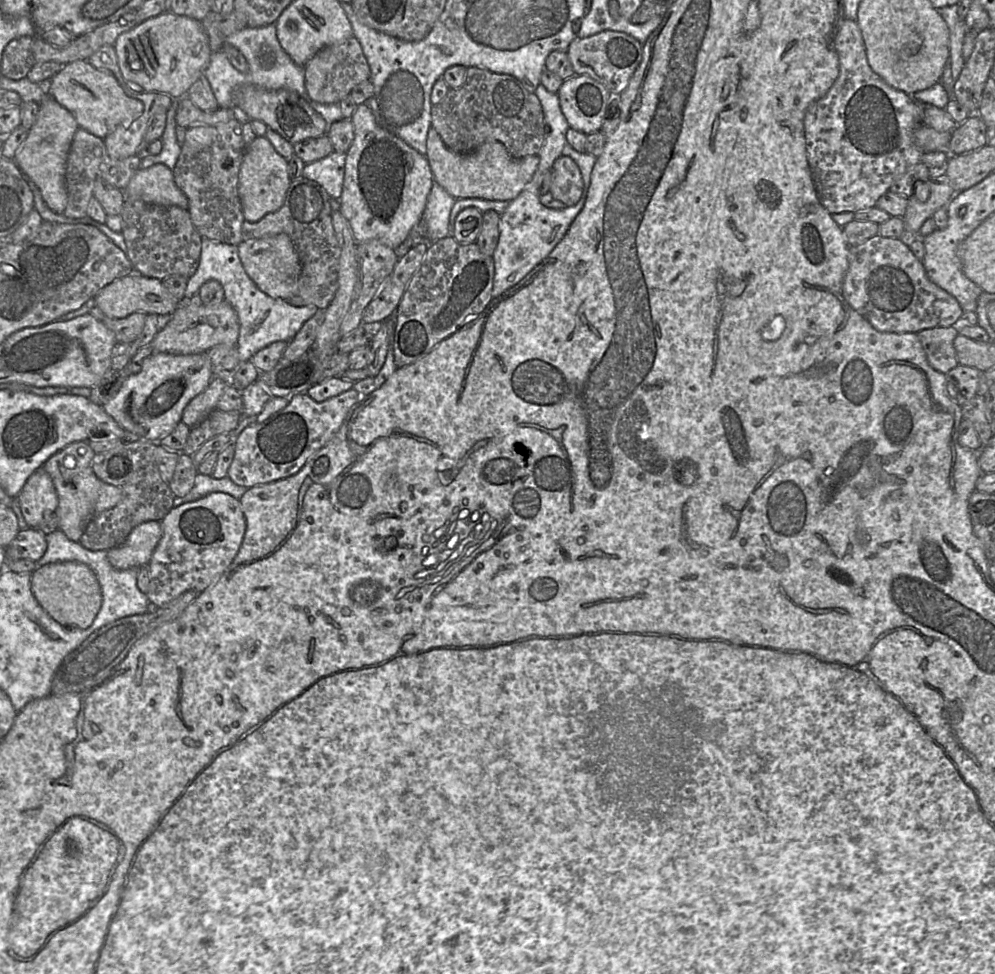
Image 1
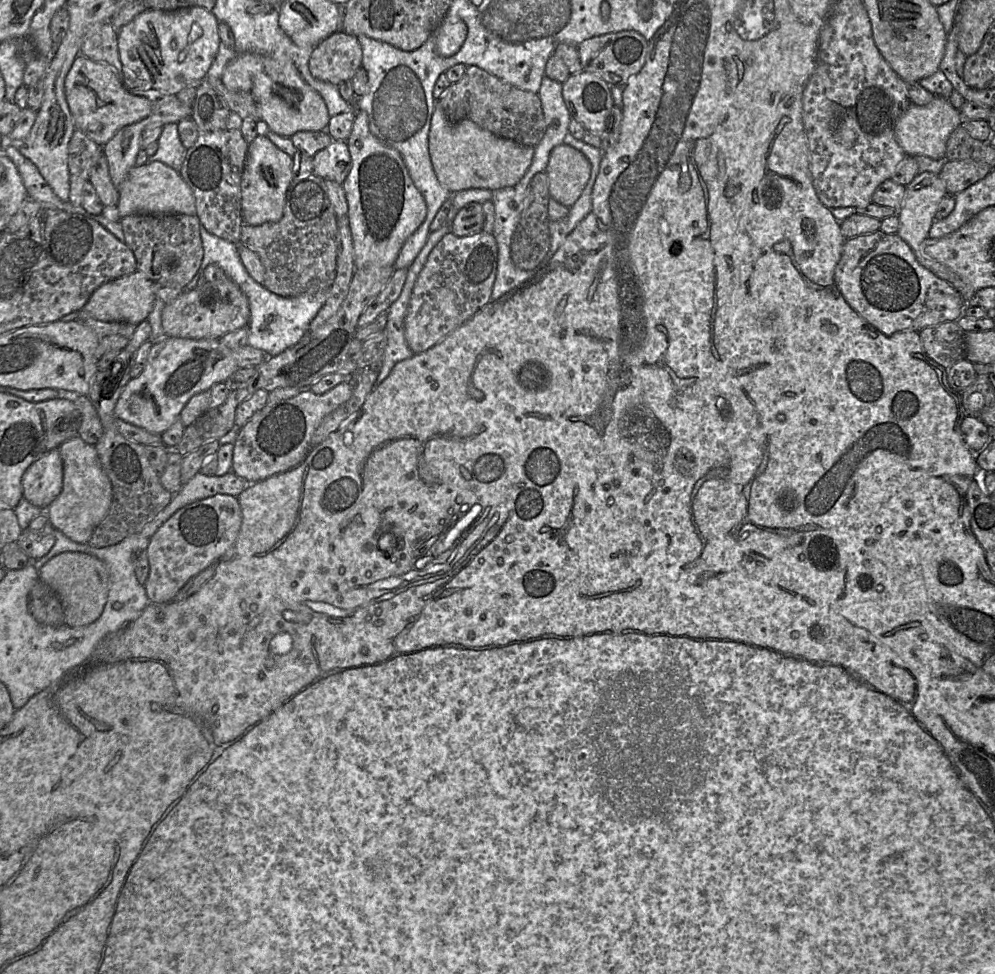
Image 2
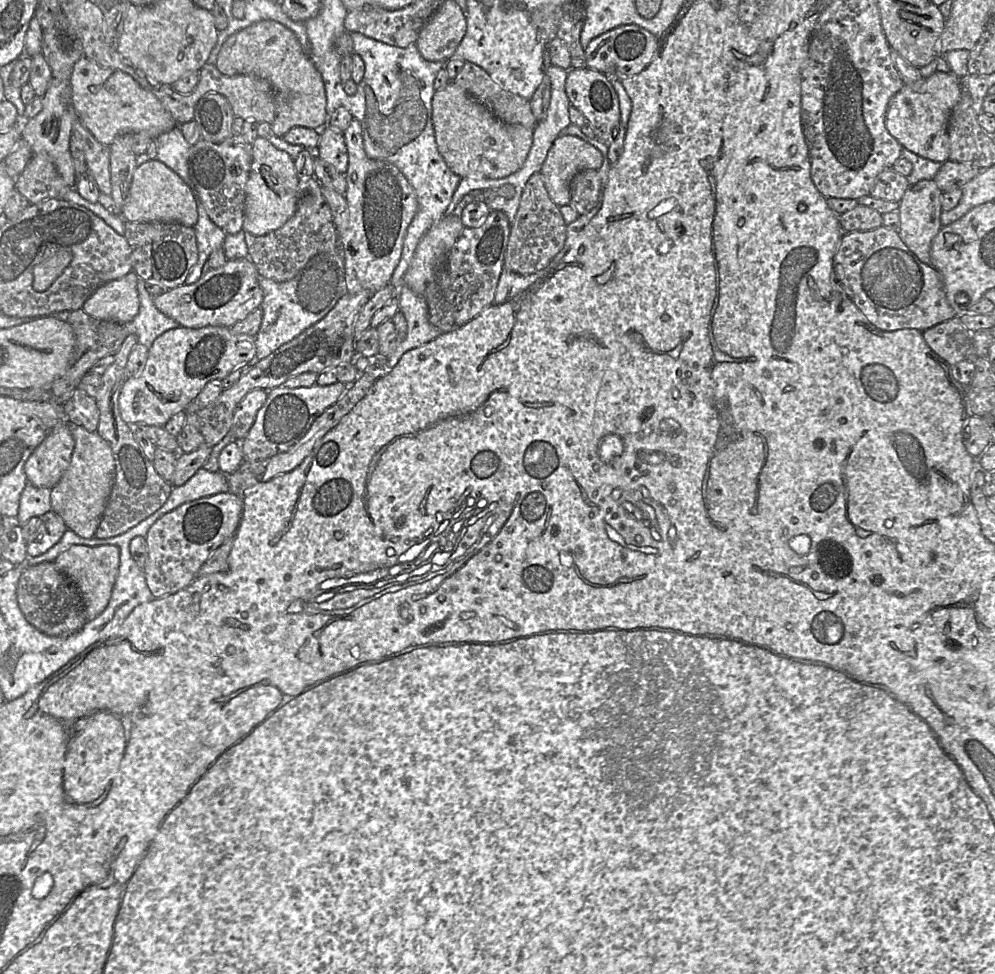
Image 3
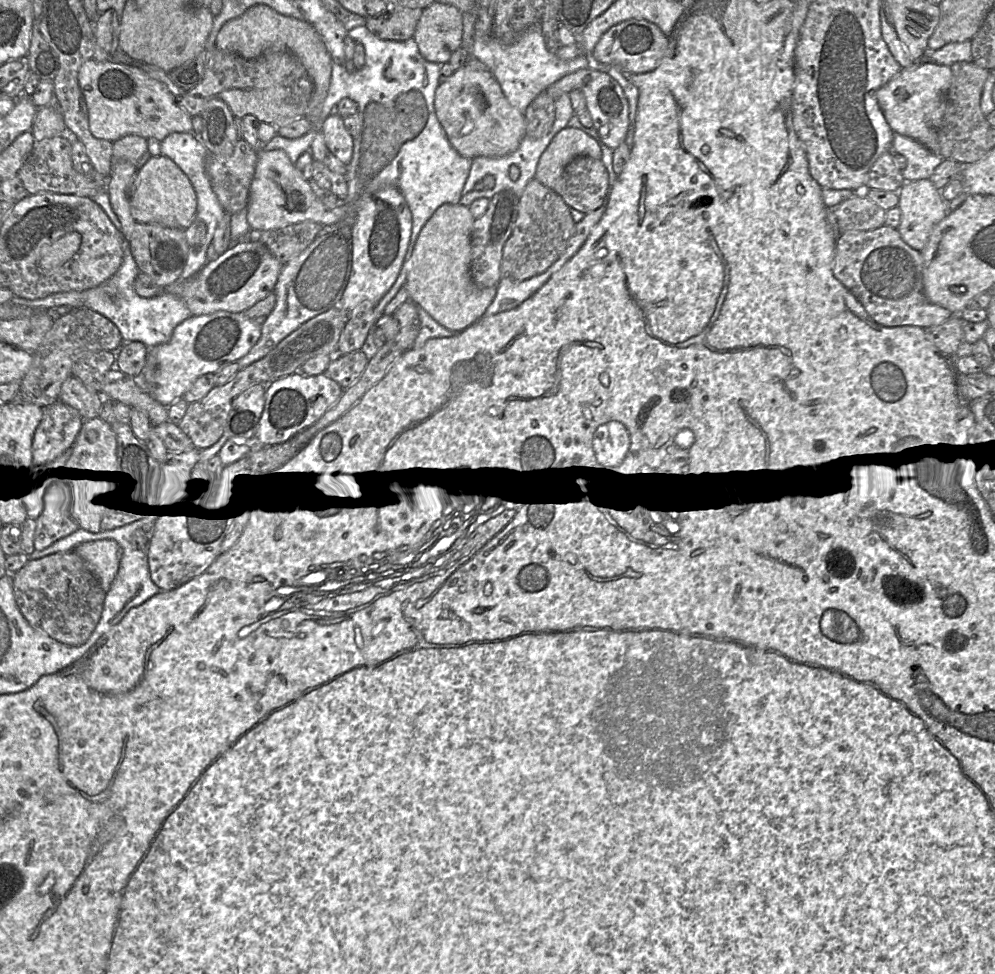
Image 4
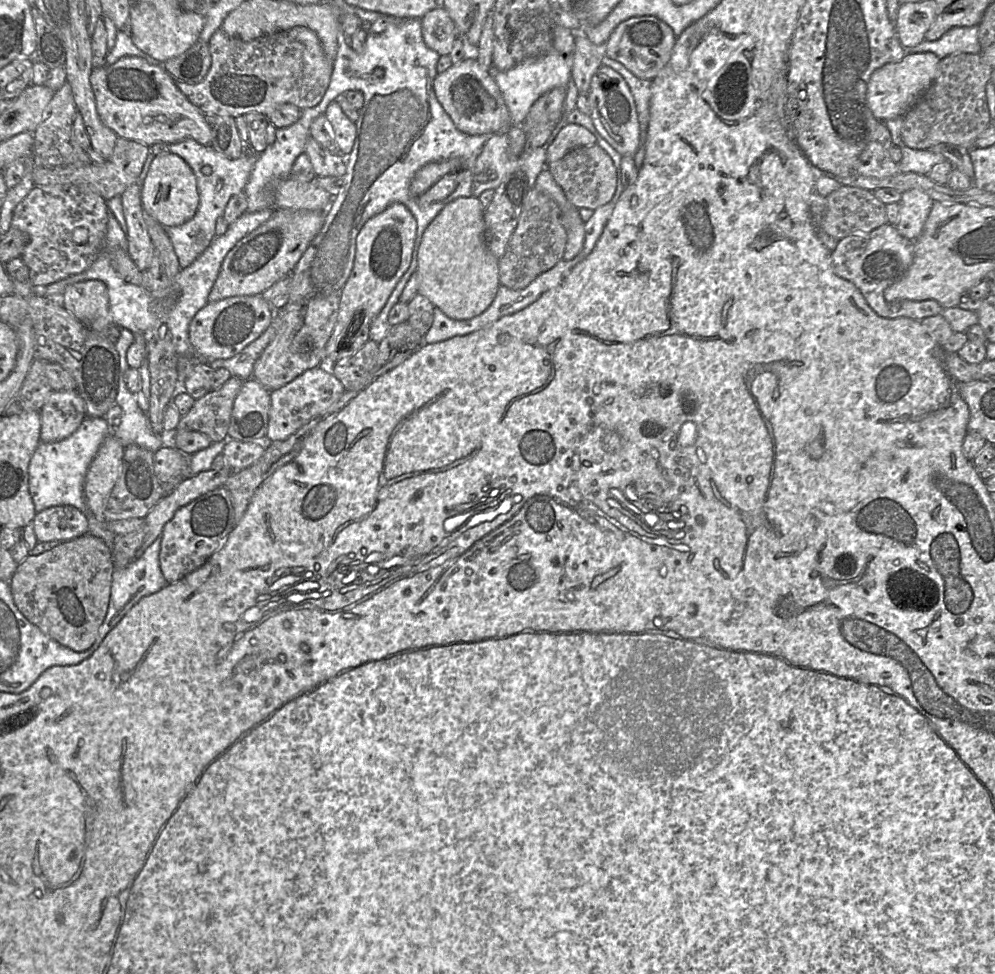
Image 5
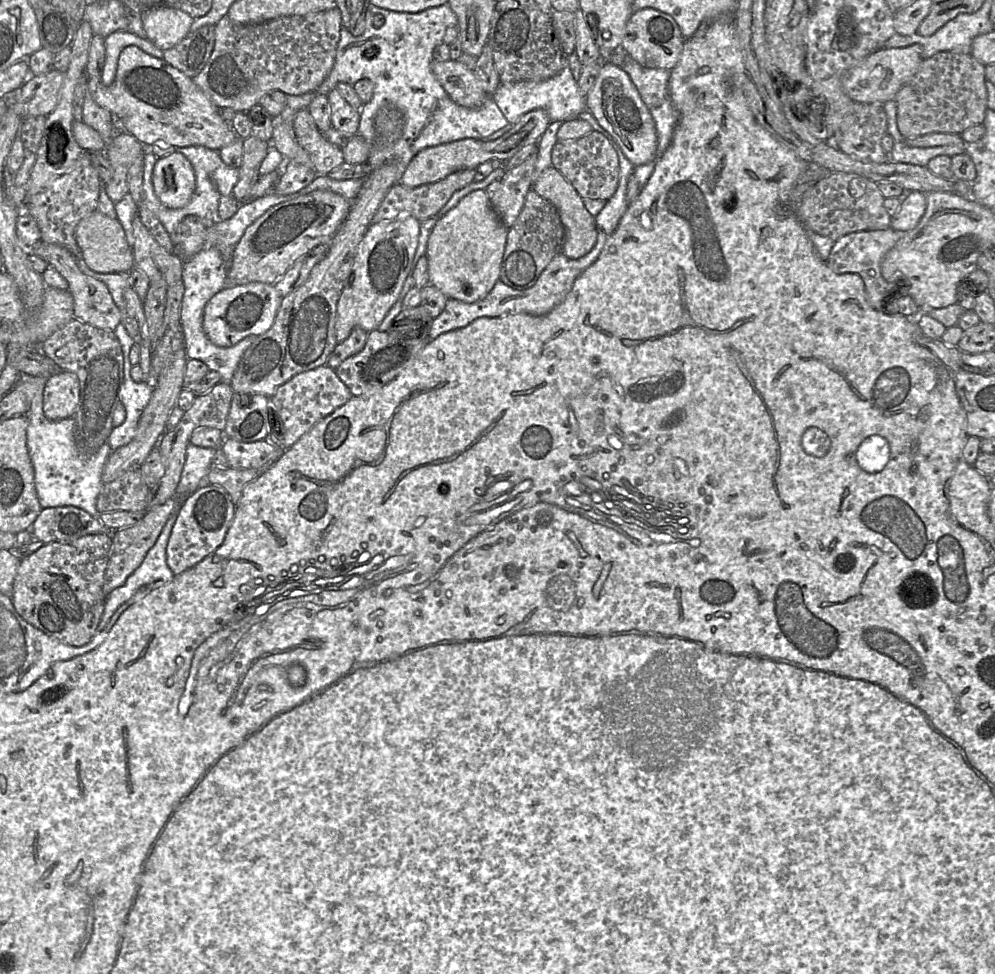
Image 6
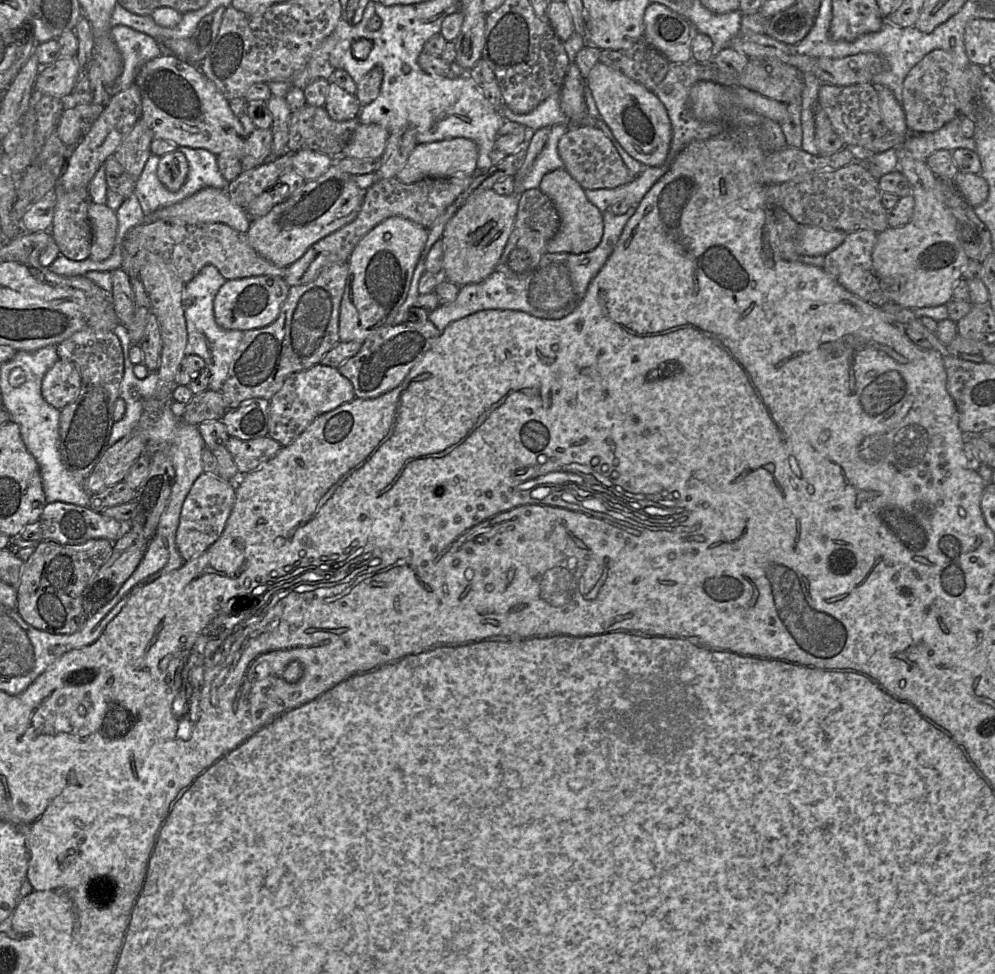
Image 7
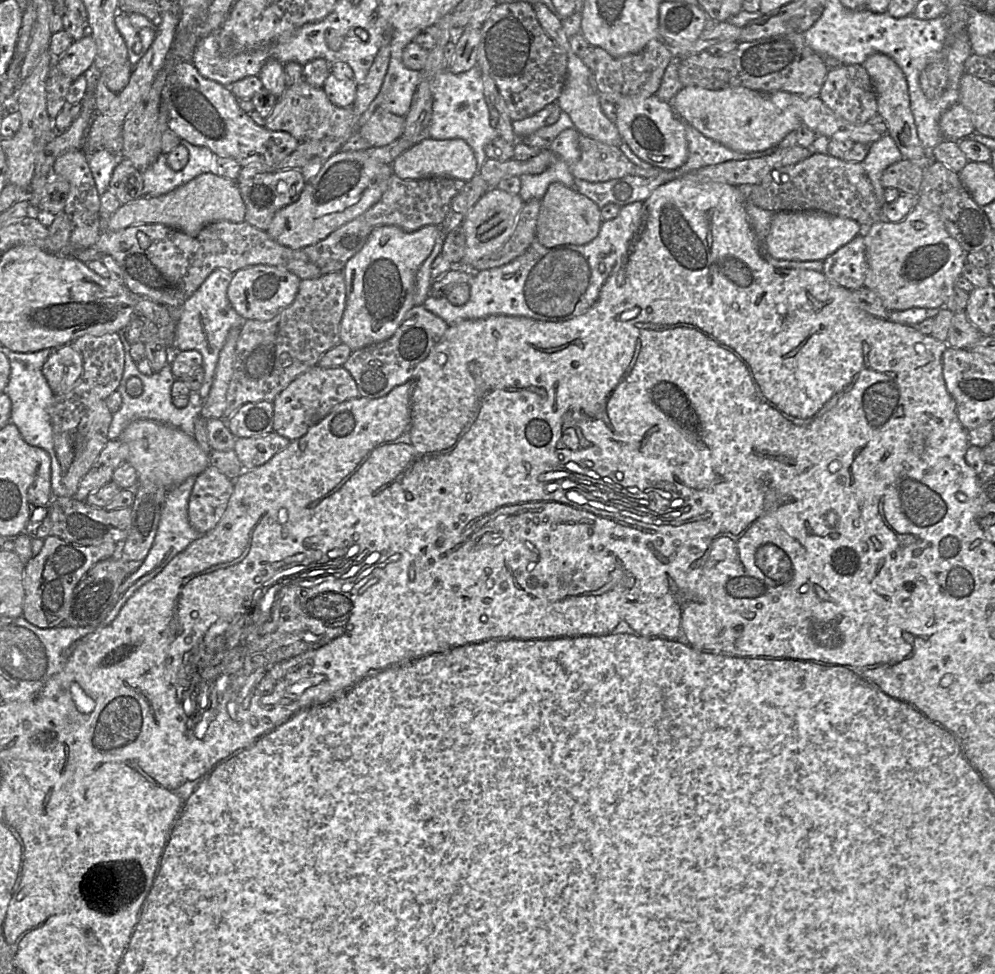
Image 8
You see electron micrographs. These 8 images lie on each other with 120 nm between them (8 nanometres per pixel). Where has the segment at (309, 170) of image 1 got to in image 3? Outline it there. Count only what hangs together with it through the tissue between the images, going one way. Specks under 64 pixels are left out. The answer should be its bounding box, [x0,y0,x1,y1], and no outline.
[315,125,348,174]

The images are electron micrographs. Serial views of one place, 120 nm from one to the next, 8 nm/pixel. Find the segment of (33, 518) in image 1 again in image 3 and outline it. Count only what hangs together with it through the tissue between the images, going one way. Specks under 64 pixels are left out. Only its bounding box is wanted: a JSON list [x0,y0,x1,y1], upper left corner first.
[26,421,74,489]

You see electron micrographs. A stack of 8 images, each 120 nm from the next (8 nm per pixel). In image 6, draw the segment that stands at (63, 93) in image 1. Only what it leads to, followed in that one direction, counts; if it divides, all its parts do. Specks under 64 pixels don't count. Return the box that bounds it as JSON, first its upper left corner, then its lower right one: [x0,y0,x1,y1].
[87,46,239,151]

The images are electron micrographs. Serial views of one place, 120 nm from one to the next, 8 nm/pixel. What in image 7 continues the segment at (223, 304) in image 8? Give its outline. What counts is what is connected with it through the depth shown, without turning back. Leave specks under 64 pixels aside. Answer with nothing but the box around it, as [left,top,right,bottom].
[182,264,243,391]

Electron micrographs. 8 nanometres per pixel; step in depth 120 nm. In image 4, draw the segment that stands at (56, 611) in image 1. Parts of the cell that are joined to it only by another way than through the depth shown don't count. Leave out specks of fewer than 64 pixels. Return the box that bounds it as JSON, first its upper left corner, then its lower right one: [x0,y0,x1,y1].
[74,539,121,592]

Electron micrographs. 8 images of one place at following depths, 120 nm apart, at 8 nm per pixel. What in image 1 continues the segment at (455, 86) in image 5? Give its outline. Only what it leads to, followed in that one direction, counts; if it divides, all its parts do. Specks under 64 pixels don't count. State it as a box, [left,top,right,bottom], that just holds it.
[426,127,539,201]

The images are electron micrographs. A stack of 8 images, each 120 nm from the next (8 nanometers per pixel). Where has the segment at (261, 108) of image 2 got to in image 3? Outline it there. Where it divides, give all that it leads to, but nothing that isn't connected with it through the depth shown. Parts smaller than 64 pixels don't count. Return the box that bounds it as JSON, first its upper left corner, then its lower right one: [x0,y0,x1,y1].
[216,20,328,137]

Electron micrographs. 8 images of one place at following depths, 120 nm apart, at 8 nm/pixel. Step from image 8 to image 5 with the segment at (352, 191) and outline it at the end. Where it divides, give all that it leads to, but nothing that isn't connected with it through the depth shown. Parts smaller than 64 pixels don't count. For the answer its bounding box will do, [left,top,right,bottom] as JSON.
[208,209,325,302]

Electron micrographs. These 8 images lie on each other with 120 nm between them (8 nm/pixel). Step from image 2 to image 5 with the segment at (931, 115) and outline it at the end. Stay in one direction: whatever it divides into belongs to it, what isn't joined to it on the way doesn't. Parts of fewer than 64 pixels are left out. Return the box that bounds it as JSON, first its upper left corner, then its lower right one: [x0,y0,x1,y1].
[866,52,939,122]

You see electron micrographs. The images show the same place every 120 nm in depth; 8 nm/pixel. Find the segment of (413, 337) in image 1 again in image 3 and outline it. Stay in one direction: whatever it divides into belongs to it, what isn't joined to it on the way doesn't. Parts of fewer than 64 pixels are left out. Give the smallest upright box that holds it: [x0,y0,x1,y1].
[424,210,511,333]

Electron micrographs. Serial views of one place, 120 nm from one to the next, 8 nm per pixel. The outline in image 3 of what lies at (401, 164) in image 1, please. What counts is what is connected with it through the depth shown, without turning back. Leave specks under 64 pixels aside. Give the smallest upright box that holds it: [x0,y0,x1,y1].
[337,119,418,294]

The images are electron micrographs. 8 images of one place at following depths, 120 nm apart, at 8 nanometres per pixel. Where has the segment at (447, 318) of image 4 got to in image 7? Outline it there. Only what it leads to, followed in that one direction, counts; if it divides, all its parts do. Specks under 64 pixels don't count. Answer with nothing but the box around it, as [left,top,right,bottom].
[442,189,519,286]

